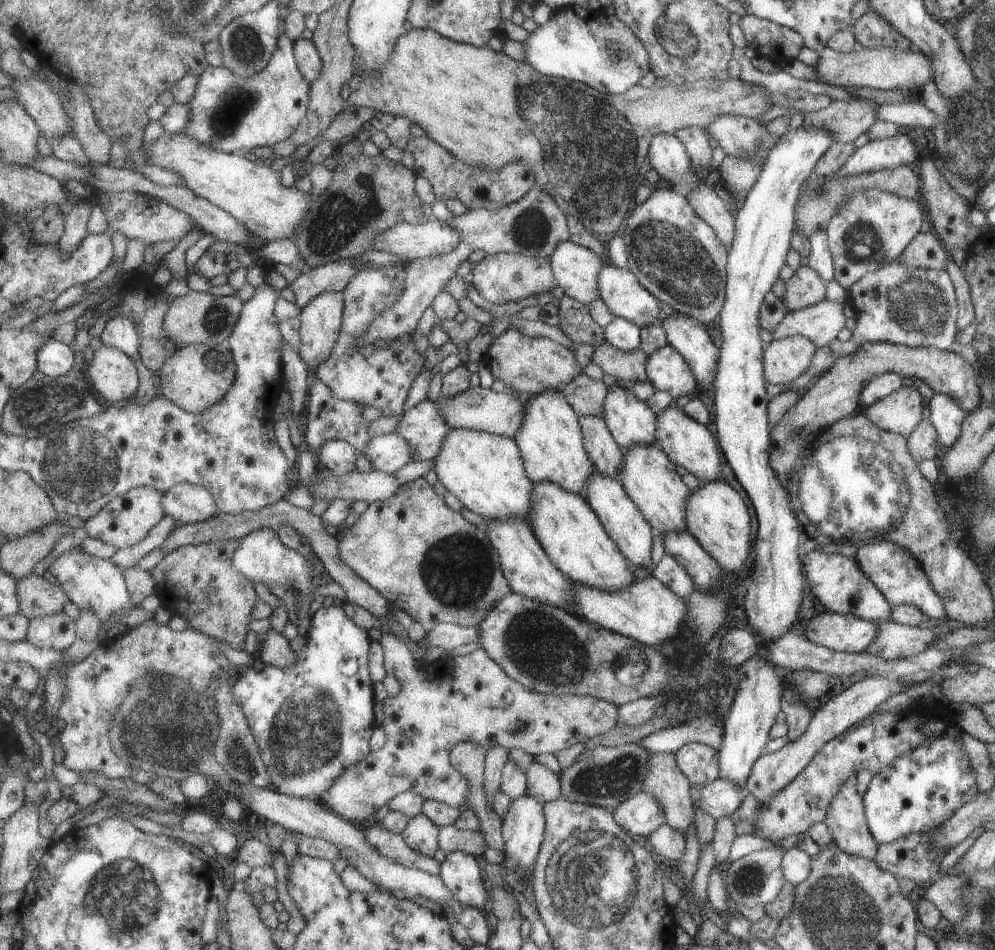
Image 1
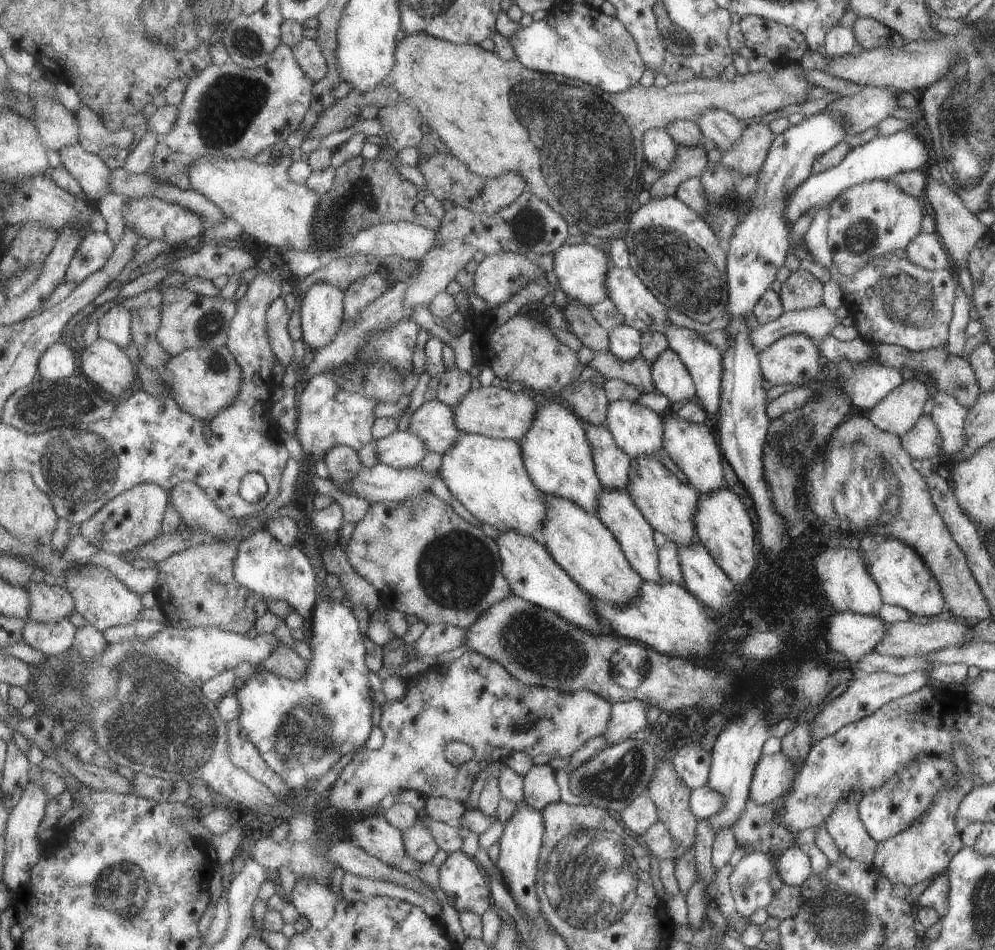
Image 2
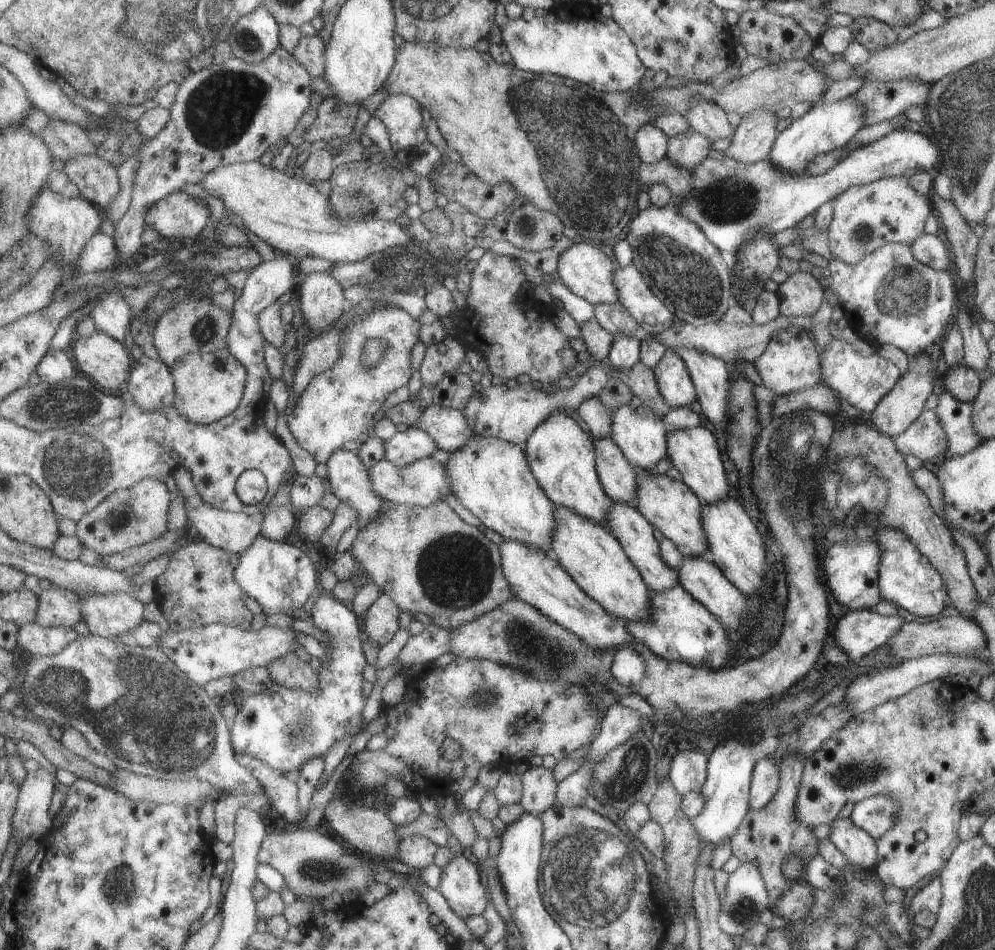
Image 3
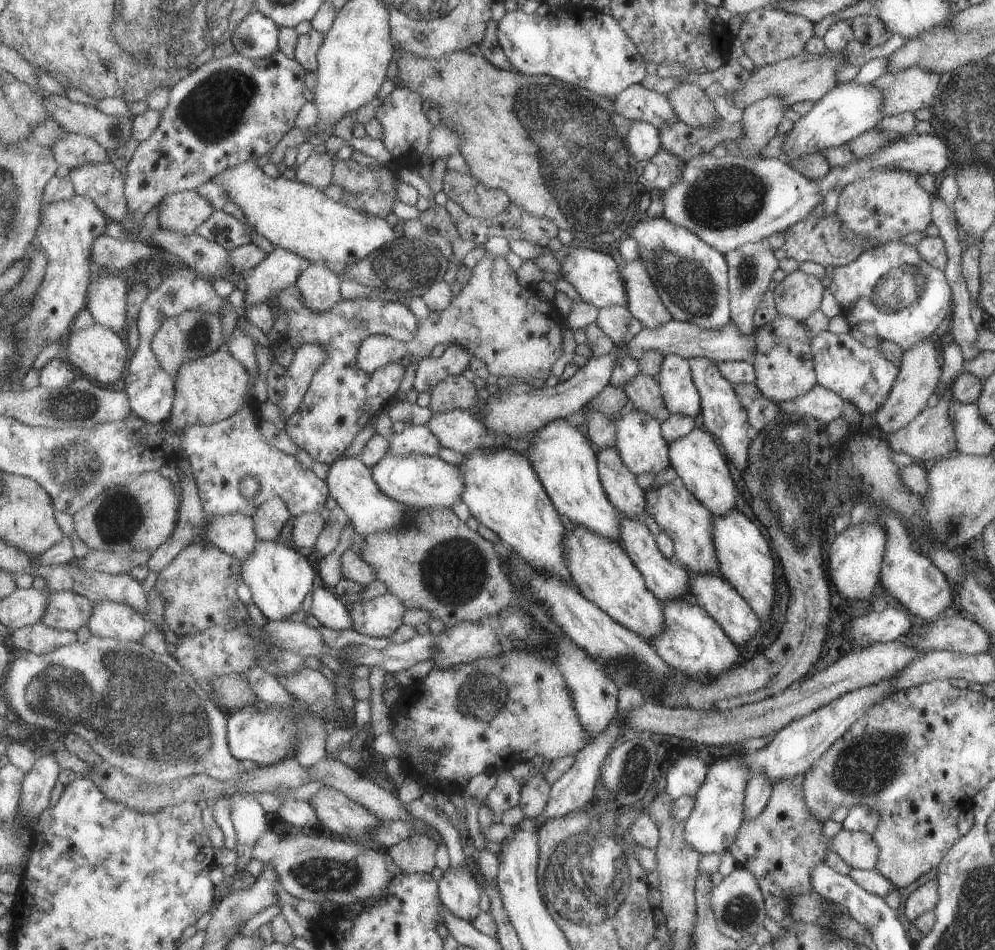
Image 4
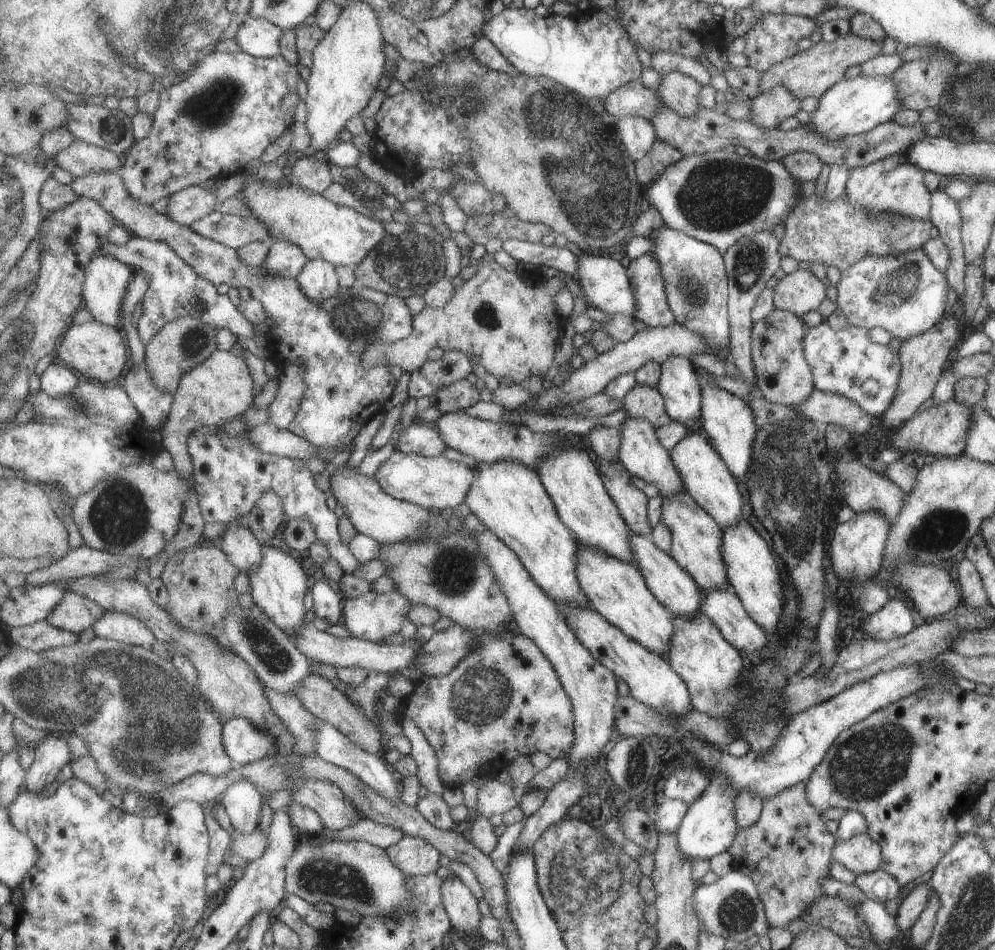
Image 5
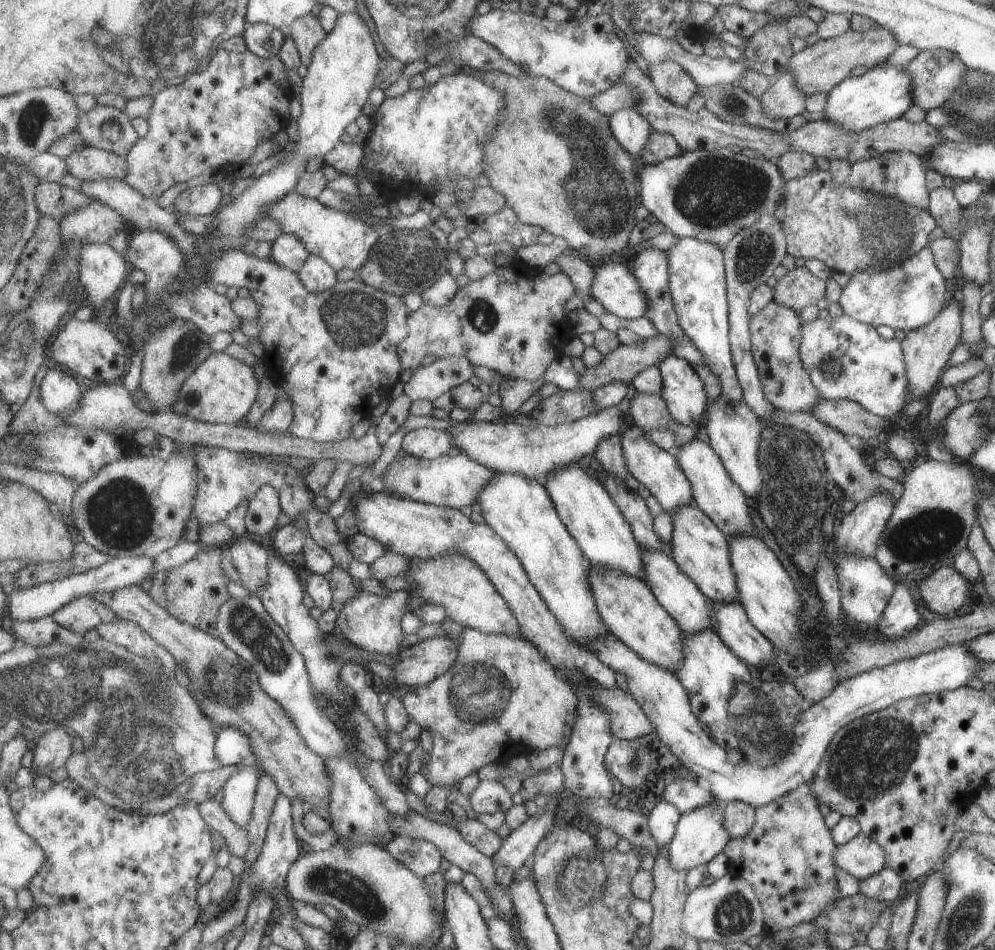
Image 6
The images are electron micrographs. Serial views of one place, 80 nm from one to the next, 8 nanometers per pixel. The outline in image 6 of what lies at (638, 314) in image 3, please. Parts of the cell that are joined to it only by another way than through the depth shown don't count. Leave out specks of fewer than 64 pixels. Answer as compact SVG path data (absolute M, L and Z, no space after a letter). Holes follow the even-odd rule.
M646 248L646 250L642 250L636 256L632 272L638 278L640 288L642 288L644 296L646 296L646 302L648 302L648 310L646 310L643 316L654 324L660 334L668 336L674 342L670 355L688 360L695 368L698 364L704 364L704 358L702 358L702 354L694 347L694 344L685 336L684 330L682 330L678 323L678 316L674 311L674 302L670 291L668 266L670 266L668 264L668 254L662 248Z

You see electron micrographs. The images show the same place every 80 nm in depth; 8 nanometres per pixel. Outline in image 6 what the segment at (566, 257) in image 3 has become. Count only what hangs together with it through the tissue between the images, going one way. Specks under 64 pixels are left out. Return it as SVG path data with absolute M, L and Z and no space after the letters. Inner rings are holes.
M613 260L593 265L592 297L600 307L620 318L641 318L648 302L634 272Z

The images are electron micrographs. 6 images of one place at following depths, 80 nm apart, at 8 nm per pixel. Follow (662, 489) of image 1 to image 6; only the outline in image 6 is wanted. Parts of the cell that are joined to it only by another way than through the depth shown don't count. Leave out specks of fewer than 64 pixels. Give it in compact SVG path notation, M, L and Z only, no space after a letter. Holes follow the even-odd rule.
M690 502L688 506L680 506L680 510L670 516L673 523L670 556L680 570L696 584L698 590L711 602L724 602L724 604L738 602L741 597L741 590L738 587L737 572L734 571L733 550L728 536L717 527L717 524L708 515L700 510L695 502Z

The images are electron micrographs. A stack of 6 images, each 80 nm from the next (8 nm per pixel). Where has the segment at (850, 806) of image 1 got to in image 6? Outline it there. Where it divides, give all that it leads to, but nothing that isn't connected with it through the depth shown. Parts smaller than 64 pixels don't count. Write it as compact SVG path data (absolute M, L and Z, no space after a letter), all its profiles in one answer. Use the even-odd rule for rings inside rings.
M863 833L854 836L847 844L837 846L834 856L837 869L852 874L858 881L881 873L888 861L885 851Z

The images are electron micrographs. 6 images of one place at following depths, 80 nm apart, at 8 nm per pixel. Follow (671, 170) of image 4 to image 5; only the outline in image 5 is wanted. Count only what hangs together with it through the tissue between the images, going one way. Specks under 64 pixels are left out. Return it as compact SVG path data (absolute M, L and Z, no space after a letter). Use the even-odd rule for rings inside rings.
M657 140L653 146L650 146L650 153L646 154L645 158L635 161L638 181L646 187L650 186L652 180L656 180L668 166L672 166L682 158L680 150L672 148L662 140Z

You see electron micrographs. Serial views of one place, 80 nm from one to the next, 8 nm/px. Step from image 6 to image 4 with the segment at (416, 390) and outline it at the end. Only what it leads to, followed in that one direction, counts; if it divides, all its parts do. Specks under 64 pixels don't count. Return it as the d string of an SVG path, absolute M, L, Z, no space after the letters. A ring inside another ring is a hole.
M452 343L441 357L429 356L420 362L415 380L418 392L432 394L436 387L452 375L461 375L470 366L471 352L461 344Z

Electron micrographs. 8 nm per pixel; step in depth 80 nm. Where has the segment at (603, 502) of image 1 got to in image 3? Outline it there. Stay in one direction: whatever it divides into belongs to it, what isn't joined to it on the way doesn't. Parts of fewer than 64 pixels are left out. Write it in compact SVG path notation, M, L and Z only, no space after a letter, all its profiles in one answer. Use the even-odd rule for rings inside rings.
M613 501L613 505L606 515L607 524L612 534L615 535L625 549L625 553L633 561L634 566L641 571L642 578L652 591L671 589L679 582L677 570L669 567L661 557L661 547L654 537L654 528L649 519L641 513L634 504L622 501Z

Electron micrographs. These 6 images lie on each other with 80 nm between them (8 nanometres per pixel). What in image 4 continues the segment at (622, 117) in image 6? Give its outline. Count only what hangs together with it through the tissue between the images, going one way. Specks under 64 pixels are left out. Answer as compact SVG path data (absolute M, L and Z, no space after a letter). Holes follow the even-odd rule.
M633 120L627 138L629 149L638 162L646 162L662 148L661 131L644 121Z

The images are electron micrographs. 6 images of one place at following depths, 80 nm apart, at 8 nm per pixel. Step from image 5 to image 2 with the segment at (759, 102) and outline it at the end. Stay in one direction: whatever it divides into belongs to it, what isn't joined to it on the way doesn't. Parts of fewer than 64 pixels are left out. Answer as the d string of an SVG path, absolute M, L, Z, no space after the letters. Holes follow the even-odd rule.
M767 124L748 125L741 141L726 151L720 164L738 171L742 175L749 175L760 170L769 156L769 149L776 135Z

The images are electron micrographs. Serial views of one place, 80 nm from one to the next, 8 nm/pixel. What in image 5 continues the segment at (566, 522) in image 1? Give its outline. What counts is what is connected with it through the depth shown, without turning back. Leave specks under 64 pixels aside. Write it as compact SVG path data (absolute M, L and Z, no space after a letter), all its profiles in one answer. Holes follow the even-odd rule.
M583 546L578 552L577 574L582 592L588 596L590 608L602 614L602 618L606 618L610 624L620 628L628 638L636 640L646 650L656 652L666 660L674 630L677 629L674 616L649 590L645 578L633 564Z

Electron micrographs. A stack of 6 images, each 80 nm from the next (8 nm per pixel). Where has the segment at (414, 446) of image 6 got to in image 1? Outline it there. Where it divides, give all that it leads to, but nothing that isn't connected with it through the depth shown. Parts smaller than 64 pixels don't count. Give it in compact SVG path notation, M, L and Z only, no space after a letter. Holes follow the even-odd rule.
M398 433L373 437L365 453L374 463L375 469L390 474L398 472L400 468L415 460L411 442Z

